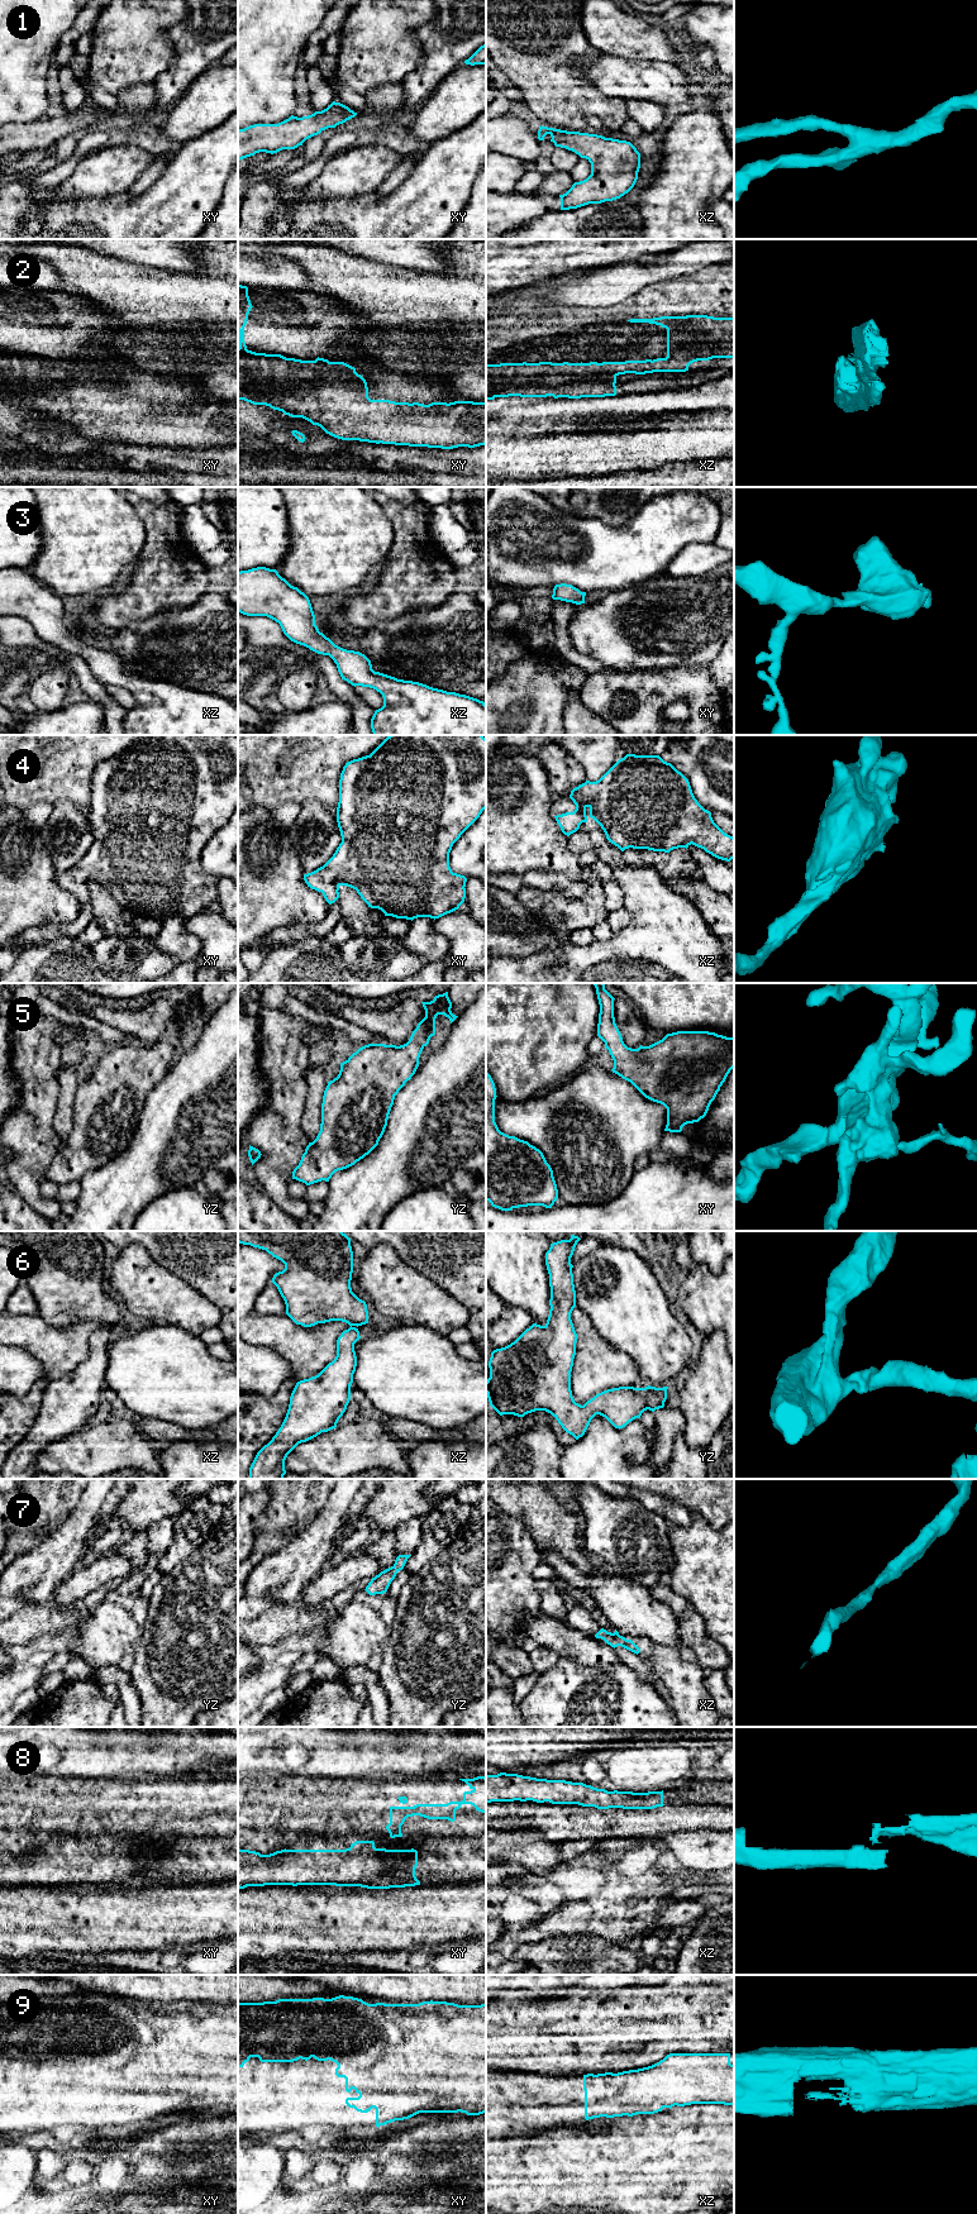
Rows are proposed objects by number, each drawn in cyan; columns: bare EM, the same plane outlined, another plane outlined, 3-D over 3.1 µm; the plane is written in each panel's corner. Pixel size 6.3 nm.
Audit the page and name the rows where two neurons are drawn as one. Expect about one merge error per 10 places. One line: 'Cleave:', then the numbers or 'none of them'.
Cleave: none of them

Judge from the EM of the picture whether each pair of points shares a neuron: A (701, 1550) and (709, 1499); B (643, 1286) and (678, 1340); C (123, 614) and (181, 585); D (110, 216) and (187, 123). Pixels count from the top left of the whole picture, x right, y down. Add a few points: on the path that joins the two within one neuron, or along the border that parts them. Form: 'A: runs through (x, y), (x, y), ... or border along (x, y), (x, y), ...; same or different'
A: border along (691, 1512), (697, 1512), (711, 1526), (720, 1528); different
B: runs through (643, 1301), (643, 1310), (663, 1330); same
C: runs through (137, 600), (156, 585), (167, 585); same
D: border along (205, 132), (179, 146); different

